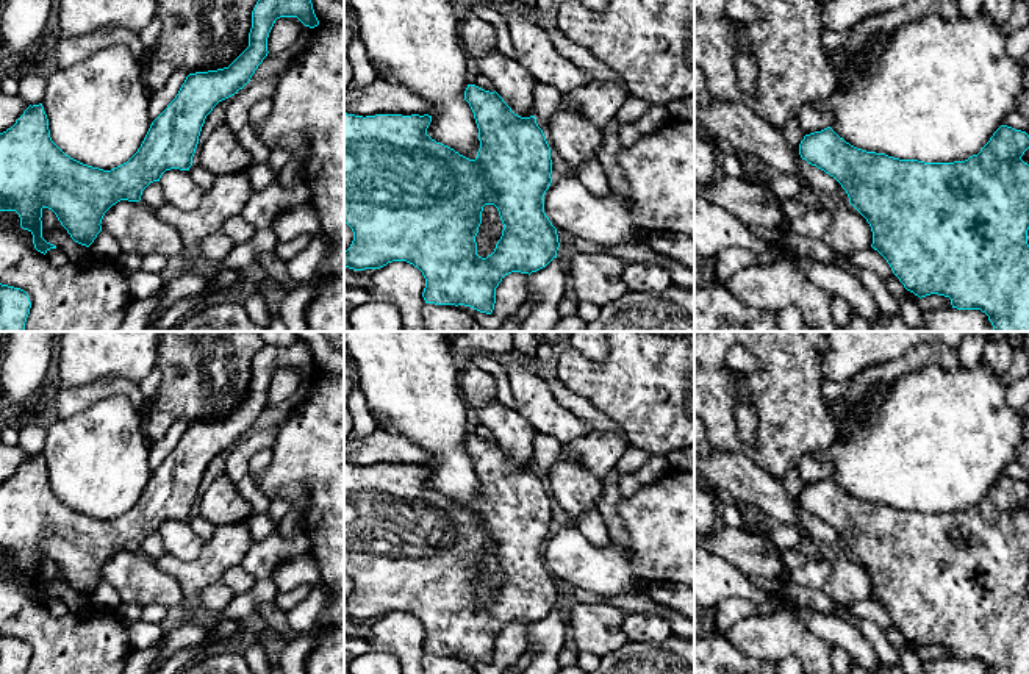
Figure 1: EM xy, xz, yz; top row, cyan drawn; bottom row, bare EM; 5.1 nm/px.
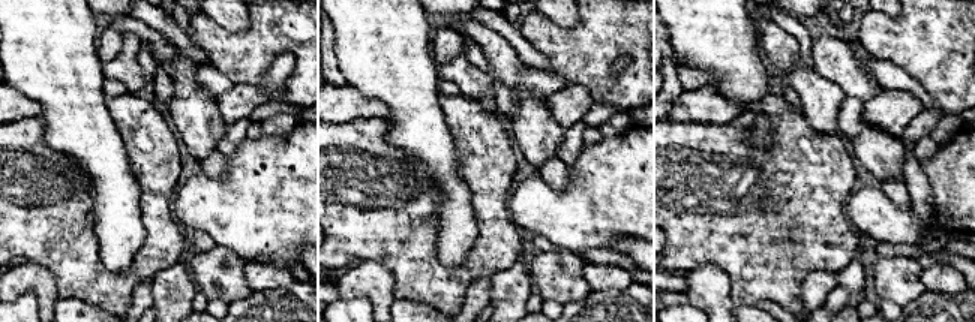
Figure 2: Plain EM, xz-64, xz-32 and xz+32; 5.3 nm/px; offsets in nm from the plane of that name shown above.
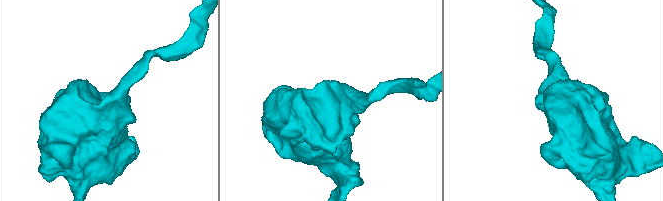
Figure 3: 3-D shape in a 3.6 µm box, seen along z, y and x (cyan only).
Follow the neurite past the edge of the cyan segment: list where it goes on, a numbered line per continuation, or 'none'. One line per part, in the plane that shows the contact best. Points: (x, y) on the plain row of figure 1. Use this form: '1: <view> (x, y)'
none

